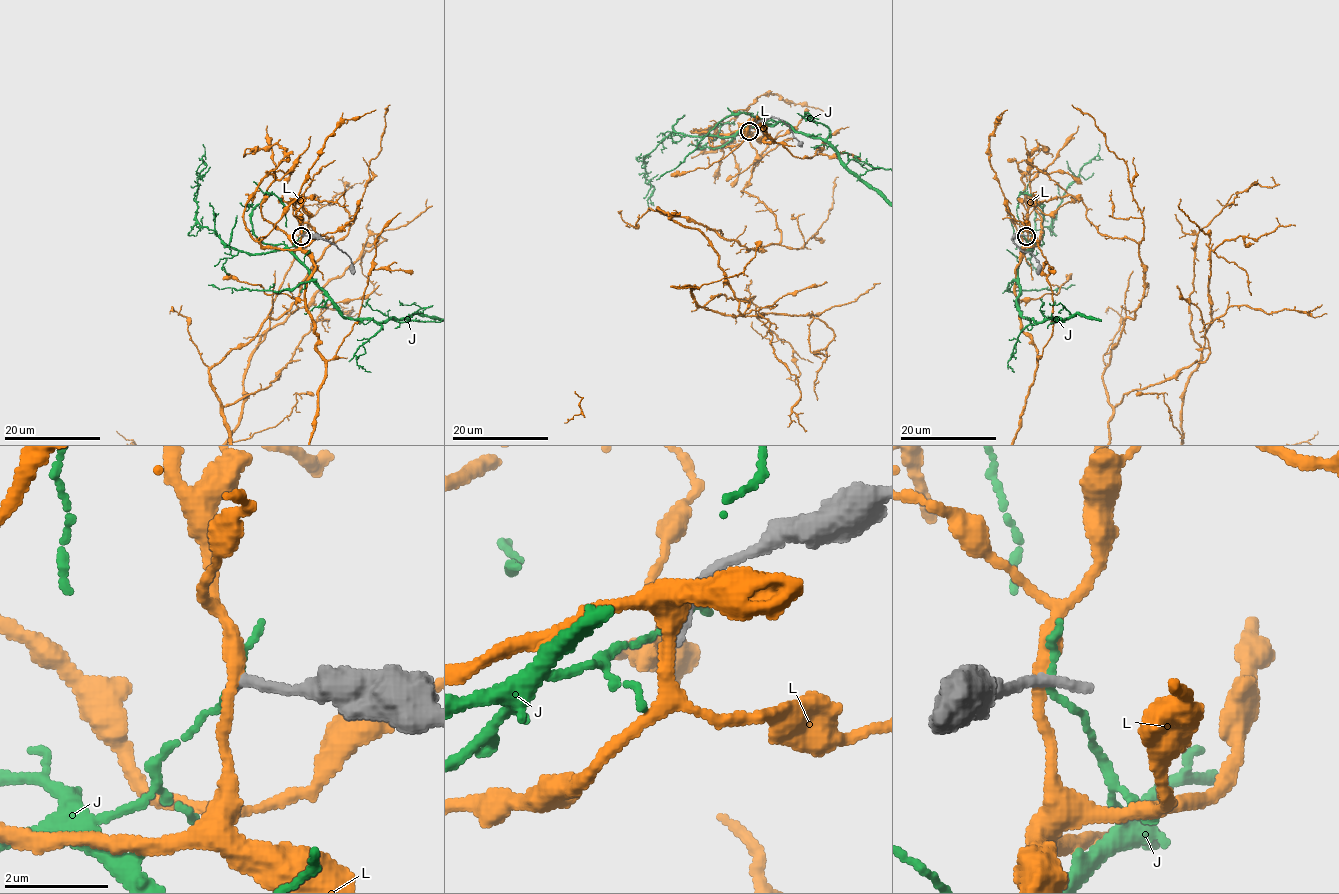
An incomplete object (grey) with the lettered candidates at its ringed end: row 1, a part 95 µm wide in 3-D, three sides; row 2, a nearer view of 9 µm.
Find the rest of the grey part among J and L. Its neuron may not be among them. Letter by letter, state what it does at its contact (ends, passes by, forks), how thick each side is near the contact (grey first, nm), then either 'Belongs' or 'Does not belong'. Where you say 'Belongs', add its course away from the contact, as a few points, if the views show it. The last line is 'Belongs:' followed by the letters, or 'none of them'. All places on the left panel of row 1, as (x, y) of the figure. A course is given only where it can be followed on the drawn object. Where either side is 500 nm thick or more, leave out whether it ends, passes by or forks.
J: It ends there. Thickness 240 nm (grey) against 150 nm. Does not belong
L: It passes by. Thickness 240 nm (grey) against 280 nm. Does not belong
Belongs: none of them

